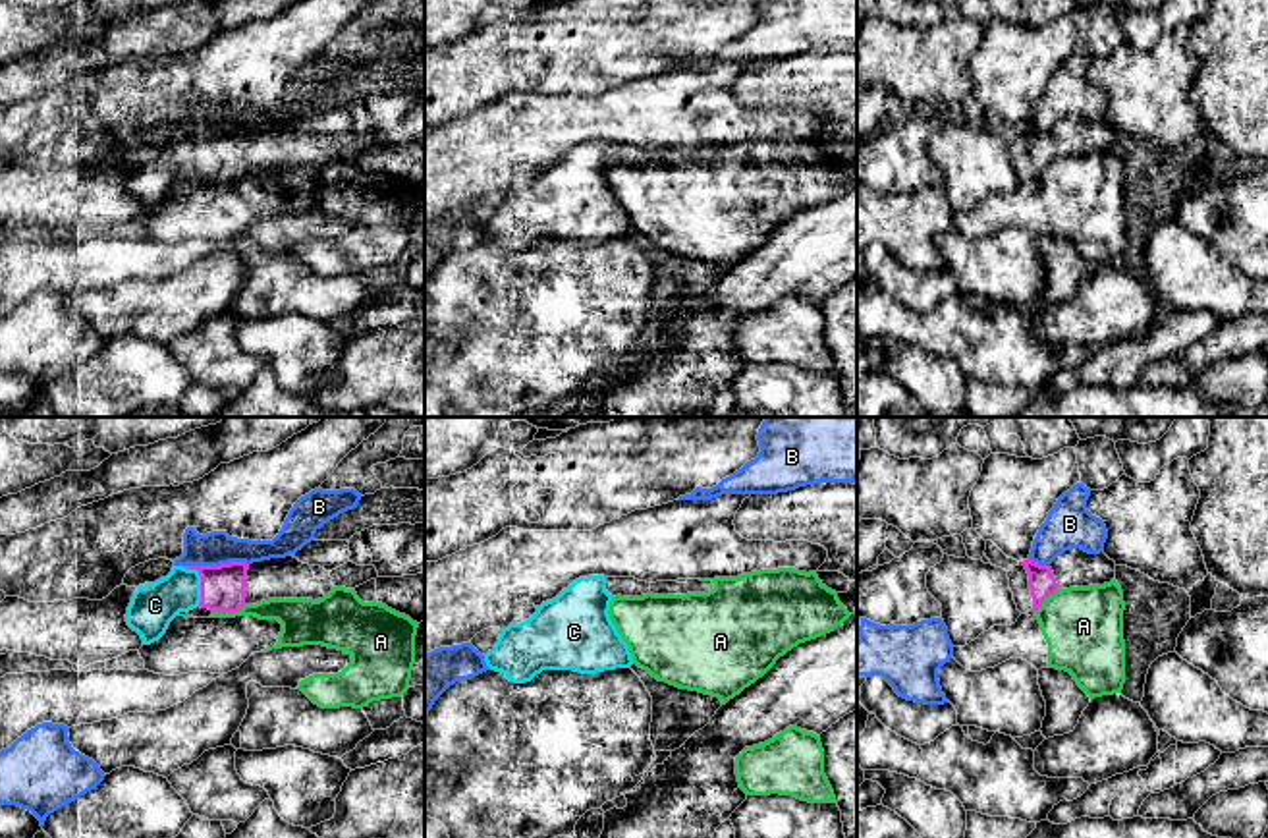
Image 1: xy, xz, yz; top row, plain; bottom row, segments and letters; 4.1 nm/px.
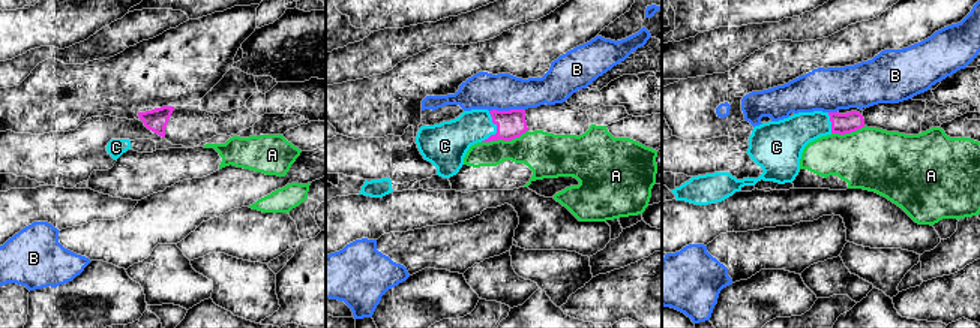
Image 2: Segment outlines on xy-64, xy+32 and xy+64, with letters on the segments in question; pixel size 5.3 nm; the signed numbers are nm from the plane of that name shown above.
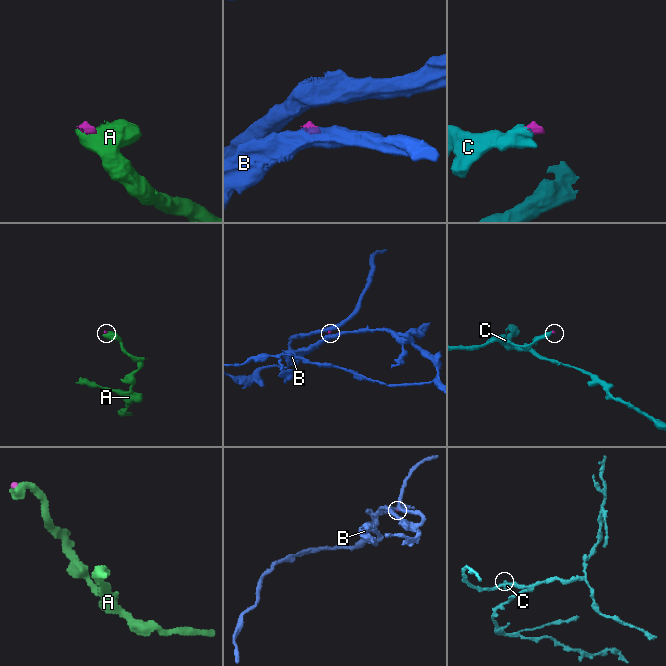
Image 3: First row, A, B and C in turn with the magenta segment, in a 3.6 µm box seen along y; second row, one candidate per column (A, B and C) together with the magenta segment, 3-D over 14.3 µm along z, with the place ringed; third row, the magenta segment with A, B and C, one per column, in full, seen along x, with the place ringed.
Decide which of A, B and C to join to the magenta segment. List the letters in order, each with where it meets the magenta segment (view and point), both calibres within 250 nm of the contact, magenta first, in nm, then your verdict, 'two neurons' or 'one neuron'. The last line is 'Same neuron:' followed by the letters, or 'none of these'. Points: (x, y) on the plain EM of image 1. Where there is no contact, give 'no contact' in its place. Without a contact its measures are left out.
A: xy (228, 178) | 190/110 nm | two neurons
B: xy (215, 134) | 190/140 nm | two neurons
C: xy (201, 149) | 190/190 nm | one neuron
Same neuron: C

